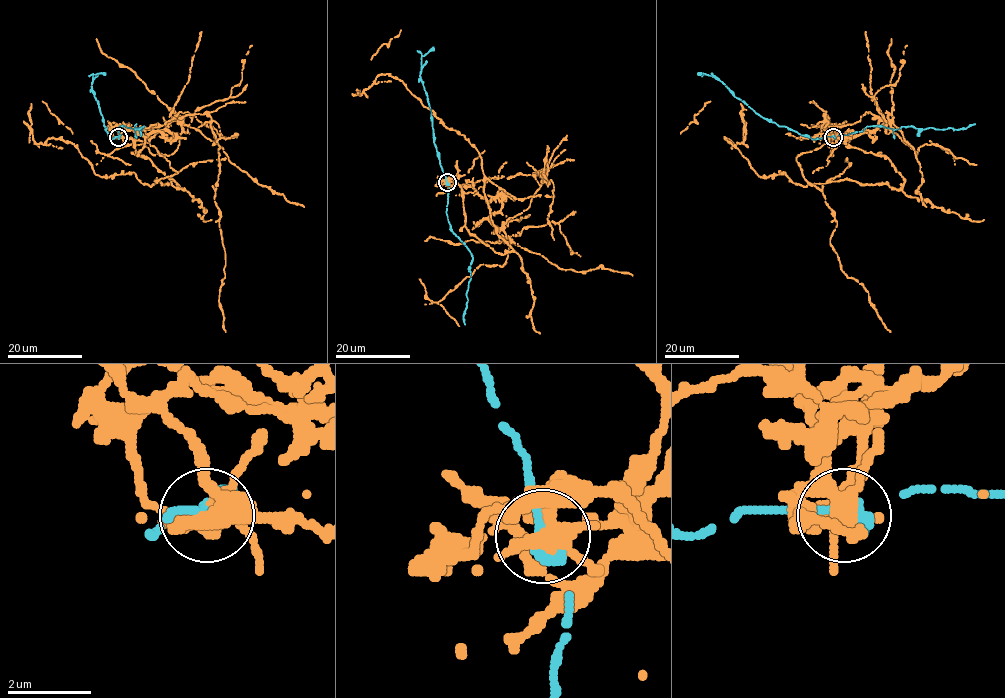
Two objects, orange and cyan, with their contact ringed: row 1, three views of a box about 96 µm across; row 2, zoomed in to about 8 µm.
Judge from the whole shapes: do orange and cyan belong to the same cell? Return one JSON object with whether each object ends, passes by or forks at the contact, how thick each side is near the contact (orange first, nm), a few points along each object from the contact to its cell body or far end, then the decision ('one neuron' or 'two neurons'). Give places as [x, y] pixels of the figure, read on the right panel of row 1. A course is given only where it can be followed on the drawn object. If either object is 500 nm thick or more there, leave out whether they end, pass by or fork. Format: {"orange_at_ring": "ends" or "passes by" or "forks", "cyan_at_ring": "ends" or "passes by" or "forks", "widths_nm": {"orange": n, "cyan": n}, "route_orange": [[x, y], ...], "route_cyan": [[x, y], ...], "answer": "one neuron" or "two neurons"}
{"widths_nm": {"orange": 360, "cyan": 500}, "route_orange": [[833, 136], [879, 120], [822, 128], [828, 143], [796, 160], [836, 222], [841, 270], [890, 332]], "route_cyan": [[833, 136], [814, 139], [779, 126], [757, 114], [718, 79], [698, 74]], "answer": "two neurons"}

